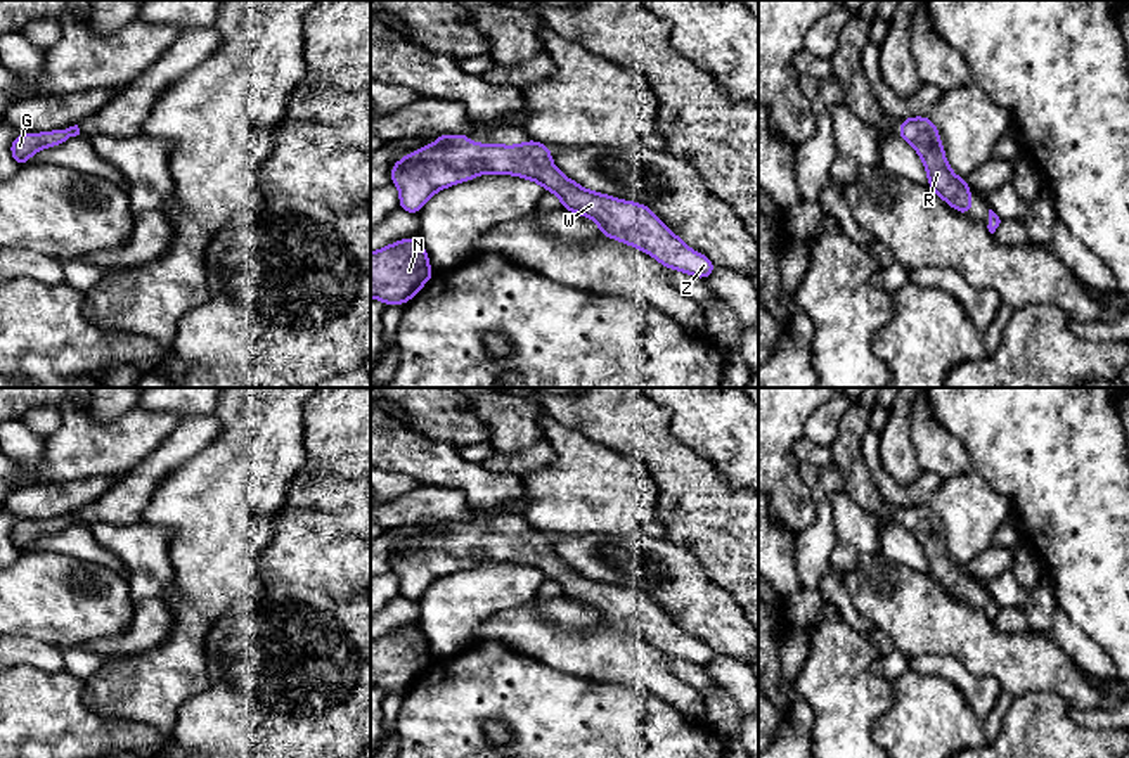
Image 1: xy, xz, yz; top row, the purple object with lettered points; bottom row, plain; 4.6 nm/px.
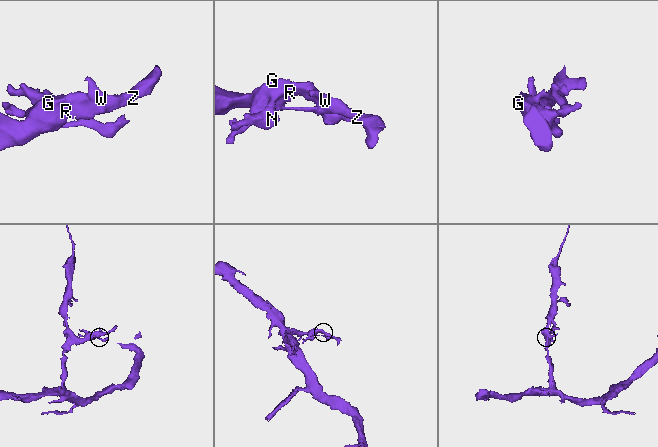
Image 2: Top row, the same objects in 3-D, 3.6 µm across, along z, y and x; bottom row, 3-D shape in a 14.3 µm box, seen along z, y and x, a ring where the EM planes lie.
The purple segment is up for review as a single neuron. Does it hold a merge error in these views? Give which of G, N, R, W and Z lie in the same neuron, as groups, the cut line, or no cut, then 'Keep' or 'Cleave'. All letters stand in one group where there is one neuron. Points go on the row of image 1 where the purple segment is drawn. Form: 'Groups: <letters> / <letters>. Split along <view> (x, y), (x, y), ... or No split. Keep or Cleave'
Groups: G N R W Z. No split. Keep

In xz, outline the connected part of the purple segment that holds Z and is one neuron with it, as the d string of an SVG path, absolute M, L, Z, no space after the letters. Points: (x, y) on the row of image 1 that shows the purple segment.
M440 133L435 144L429 144L409 156L398 159L391 168L391 183L400 190L398 206L402 211L419 215L426 201L445 187L452 187L461 182L468 182L478 175L516 175L526 180L533 180L544 187L544 190L554 192L563 208L577 215L592 218L597 222L604 237L613 237L618 242L629 244L651 254L663 267L686 272L705 280L717 267L708 256L693 251L684 244L681 237L672 234L663 222L644 204L616 199L606 194L592 192L564 177L551 157L551 147L535 140L526 140L519 145L500 144L473 144L468 140L468 133L445 135Z

